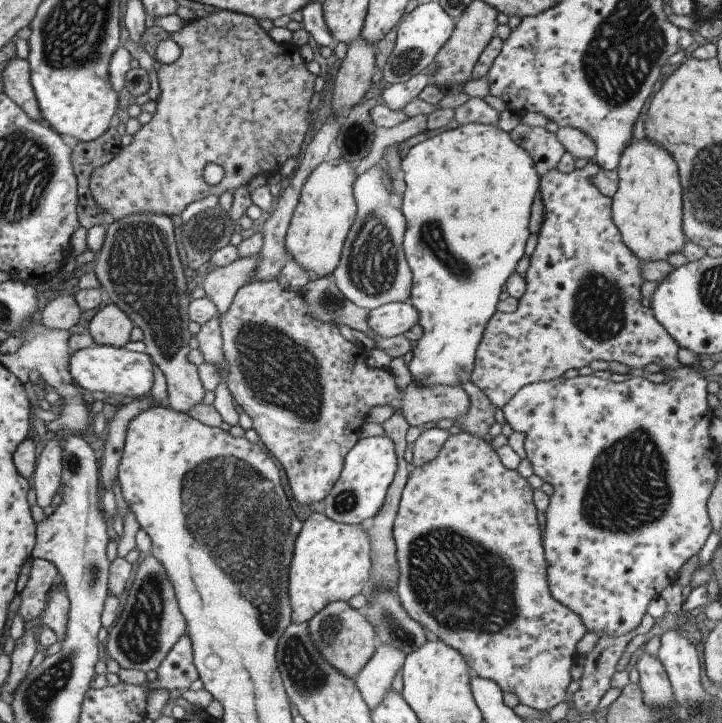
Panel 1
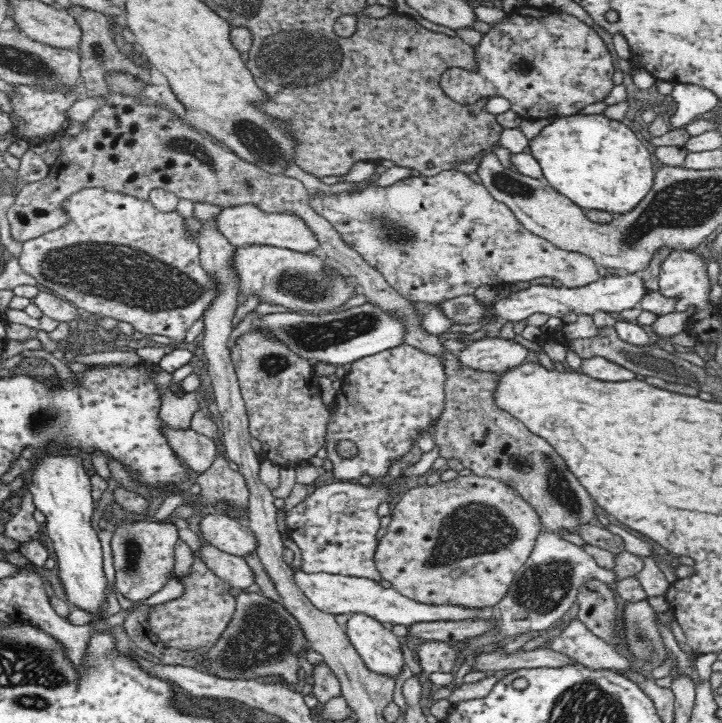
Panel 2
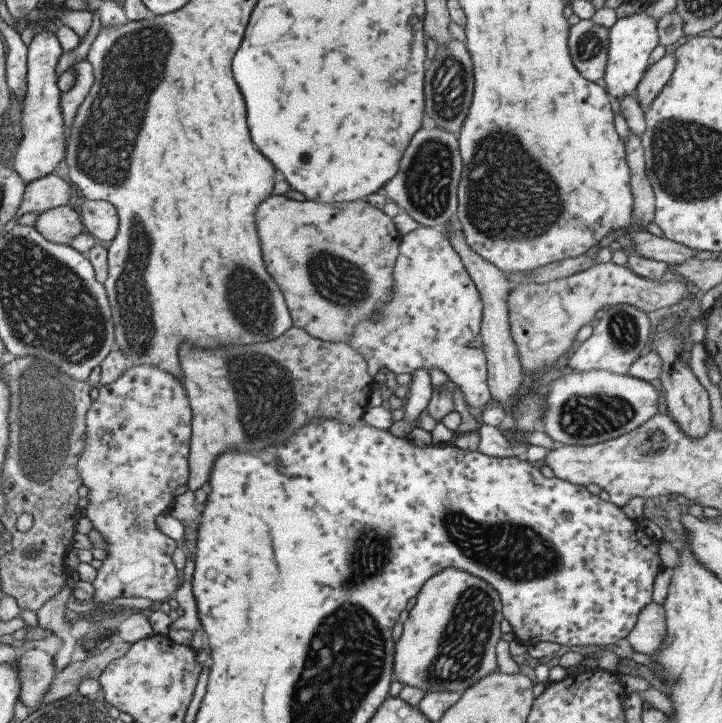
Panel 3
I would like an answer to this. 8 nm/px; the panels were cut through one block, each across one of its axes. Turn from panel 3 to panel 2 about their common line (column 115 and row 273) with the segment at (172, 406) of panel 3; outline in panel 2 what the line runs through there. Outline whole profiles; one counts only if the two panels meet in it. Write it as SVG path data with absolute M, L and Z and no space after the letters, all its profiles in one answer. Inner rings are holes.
M446 170L436 176L426 176L426 178L414 173L412 176L397 180L388 186L380 185L380 183L373 181L365 188L358 188L358 190L354 190L354 192L343 191L326 194L322 190L318 190L314 193L307 192L307 199L310 208L313 208L318 216L325 218L334 227L334 230L340 235L344 244L347 244L352 250L355 250L356 253L362 257L365 264L378 271L379 274L384 277L388 286L392 287L402 298L408 301L422 301L438 305L442 304L442 302L446 302L446 300L452 300L460 296L470 296L470 294L474 294L477 288L485 284L492 286L492 284L502 284L502 282L505 284L526 282L526 280L530 281L534 280L534 278L544 278L544 276L548 276L548 278L552 278L552 280L558 280L558 282L566 288L580 288L601 278L600 272L598 272L599 266L592 259L580 252L564 251L555 244L552 244L549 240L526 230L526 228L517 221L515 214L506 204L497 201L482 183L476 183L469 174L462 171Z

